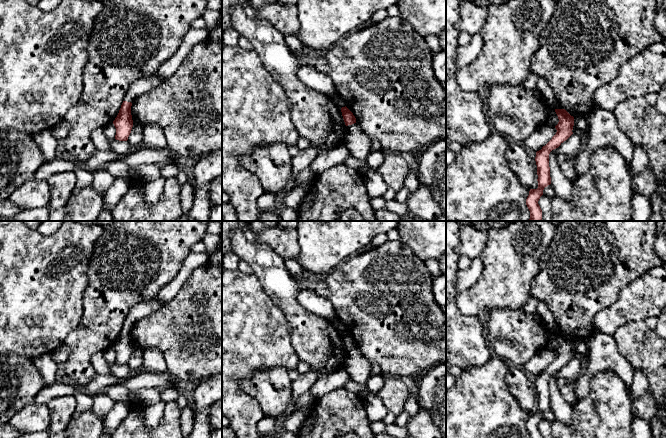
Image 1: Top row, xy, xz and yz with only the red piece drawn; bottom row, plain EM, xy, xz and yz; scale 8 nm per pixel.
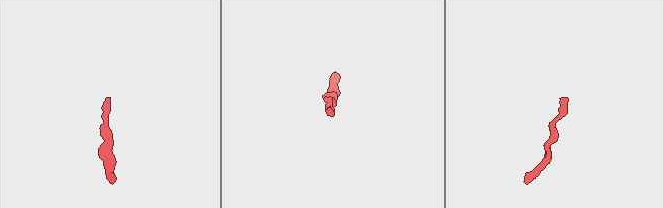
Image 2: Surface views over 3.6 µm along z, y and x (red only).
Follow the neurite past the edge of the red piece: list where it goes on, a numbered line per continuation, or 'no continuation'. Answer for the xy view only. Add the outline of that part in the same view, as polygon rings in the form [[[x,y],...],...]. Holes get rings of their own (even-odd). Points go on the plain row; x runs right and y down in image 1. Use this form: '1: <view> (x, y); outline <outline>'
1: xy (139, 310); outline [[[158,296],[148,301],[138,303],[128,313],[127,317],[125,318],[124,325],[132,327],[138,319],[142,318],[144,315],[153,313],[160,308],[161,300]]]

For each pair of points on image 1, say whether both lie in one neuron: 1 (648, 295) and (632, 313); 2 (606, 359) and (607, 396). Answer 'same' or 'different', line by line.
1: same
2: different

